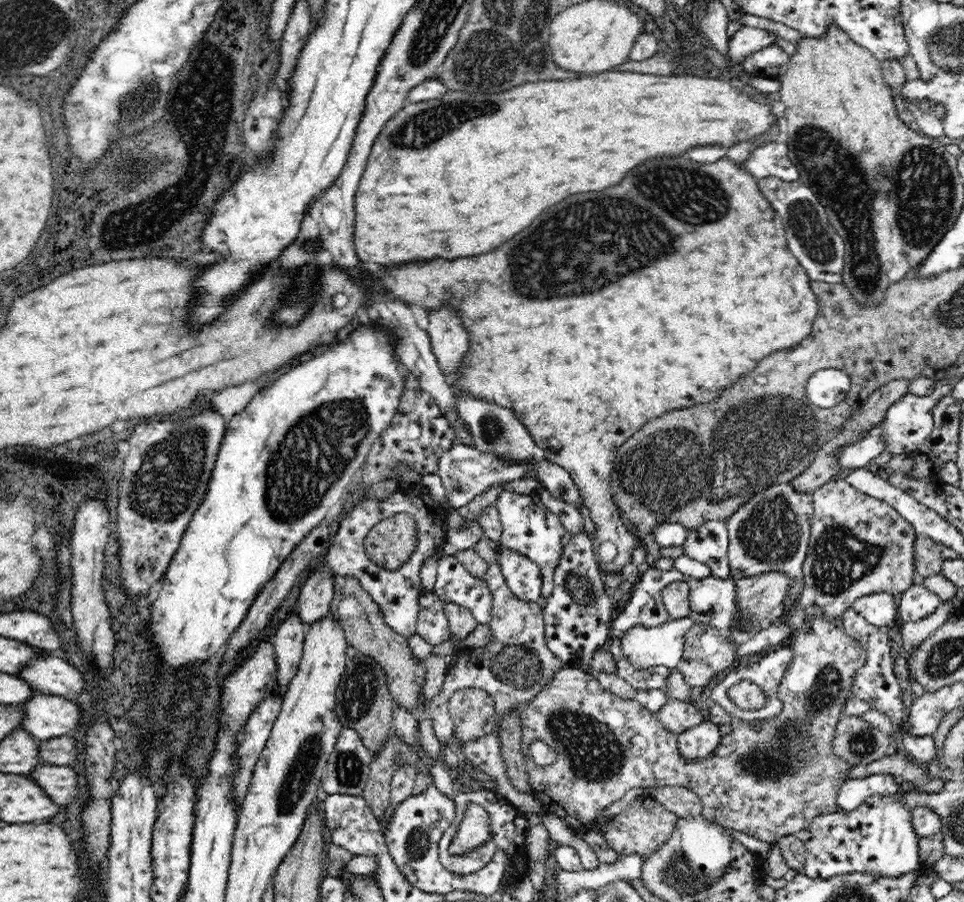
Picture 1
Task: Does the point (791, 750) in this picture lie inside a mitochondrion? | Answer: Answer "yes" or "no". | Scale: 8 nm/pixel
yes

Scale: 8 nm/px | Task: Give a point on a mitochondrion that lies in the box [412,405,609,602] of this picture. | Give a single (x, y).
(492, 429)

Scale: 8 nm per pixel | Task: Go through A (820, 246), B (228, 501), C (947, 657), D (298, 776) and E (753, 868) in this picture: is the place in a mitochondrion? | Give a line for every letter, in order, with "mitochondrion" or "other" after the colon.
A: mitochondrion
B: other
C: mitochondrion
D: mitochondrion
E: other

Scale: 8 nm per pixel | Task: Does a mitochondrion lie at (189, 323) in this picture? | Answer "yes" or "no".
no

